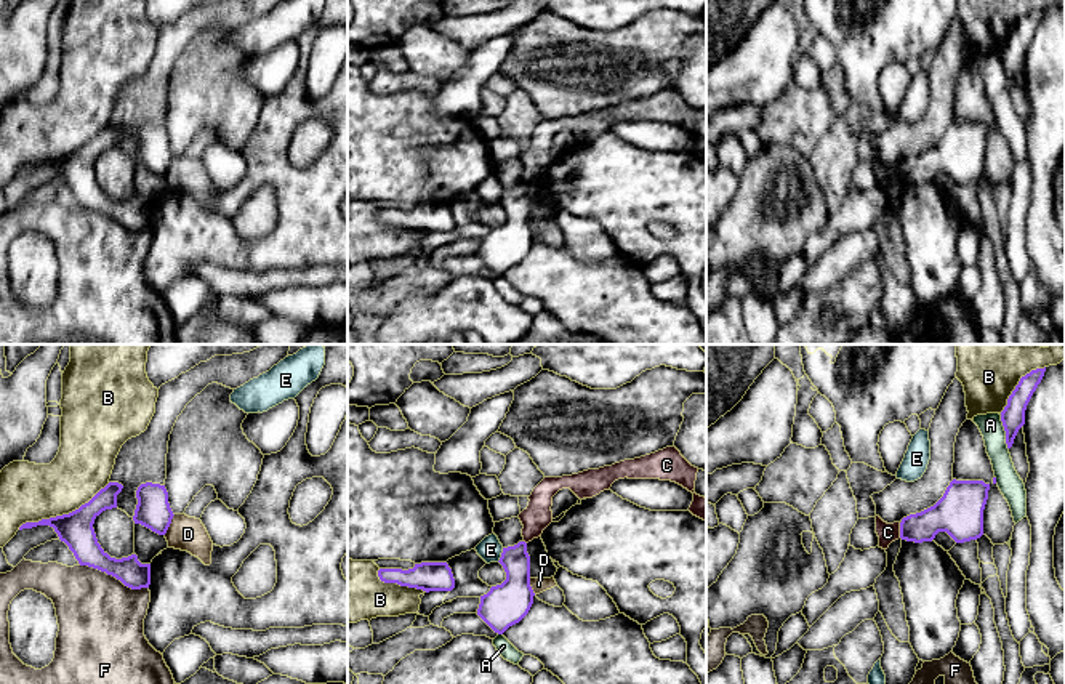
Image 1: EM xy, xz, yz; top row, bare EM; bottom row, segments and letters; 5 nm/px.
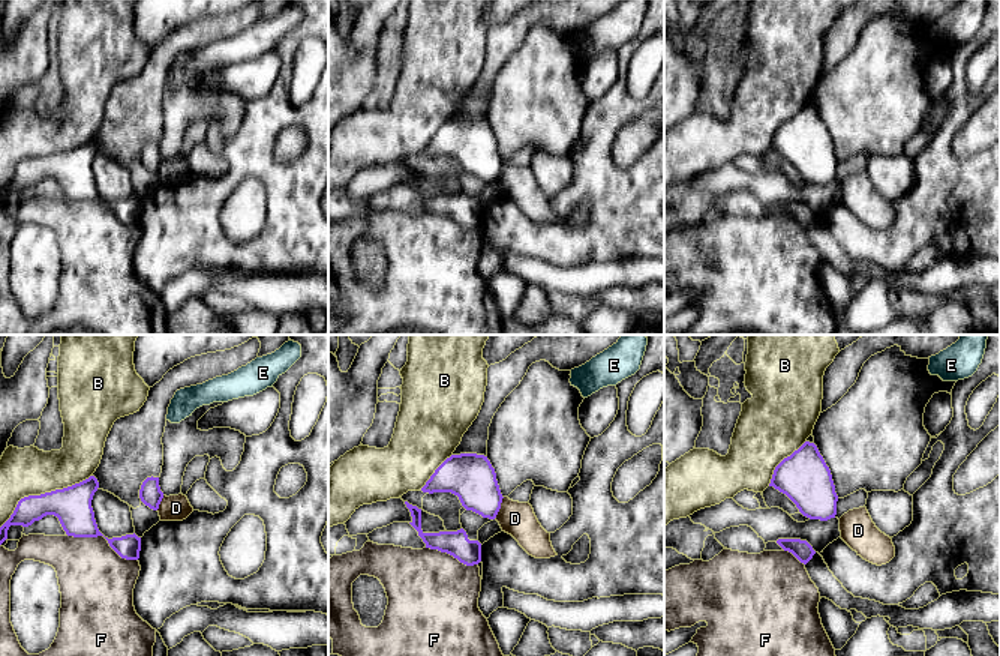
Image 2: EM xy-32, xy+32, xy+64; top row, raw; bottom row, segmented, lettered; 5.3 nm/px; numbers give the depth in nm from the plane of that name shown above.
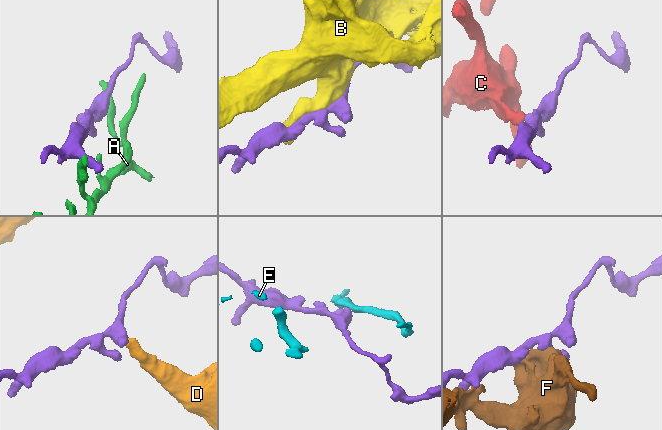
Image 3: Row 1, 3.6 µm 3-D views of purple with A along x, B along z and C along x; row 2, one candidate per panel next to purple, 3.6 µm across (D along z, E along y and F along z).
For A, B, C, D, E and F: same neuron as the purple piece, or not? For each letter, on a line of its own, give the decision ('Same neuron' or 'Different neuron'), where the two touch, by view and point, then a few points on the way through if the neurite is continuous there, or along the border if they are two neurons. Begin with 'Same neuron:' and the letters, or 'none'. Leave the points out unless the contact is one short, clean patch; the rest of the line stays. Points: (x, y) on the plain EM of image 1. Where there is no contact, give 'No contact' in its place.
Same neuron: none
A: Different neuron. Touches purple at yz (1006, 74). Boundary: yz (1000, 56), (1008, 90)
B: Different neuron. Touches purple at xy (63, 156)
C: Different neuron. Touches purple at yz (900, 172). Boundary: yz (899, 164), (900, 178)
D: Different neuron. Touches purple at xy (170, 164). Boundary: xy (175, 156), (164, 175)
E: Different neuron. Touches purple at xz (502, 196). Boundary: xz (503, 189), (497, 202)
F: Different neuron. Touches purple at xy (114, 217)

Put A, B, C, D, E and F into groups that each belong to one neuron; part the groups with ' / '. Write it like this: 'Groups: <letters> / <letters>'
Groups: A / B / C / D / E / F

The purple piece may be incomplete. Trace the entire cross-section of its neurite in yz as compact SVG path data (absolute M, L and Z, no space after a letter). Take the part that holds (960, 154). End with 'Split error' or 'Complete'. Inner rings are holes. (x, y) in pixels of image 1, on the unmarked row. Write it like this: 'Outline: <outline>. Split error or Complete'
Outline: M953 120L934 147L902 160L900 179L922 184L938 173L946 173L956 184L980 179L988 131L990 125L983 122Z. Complete

